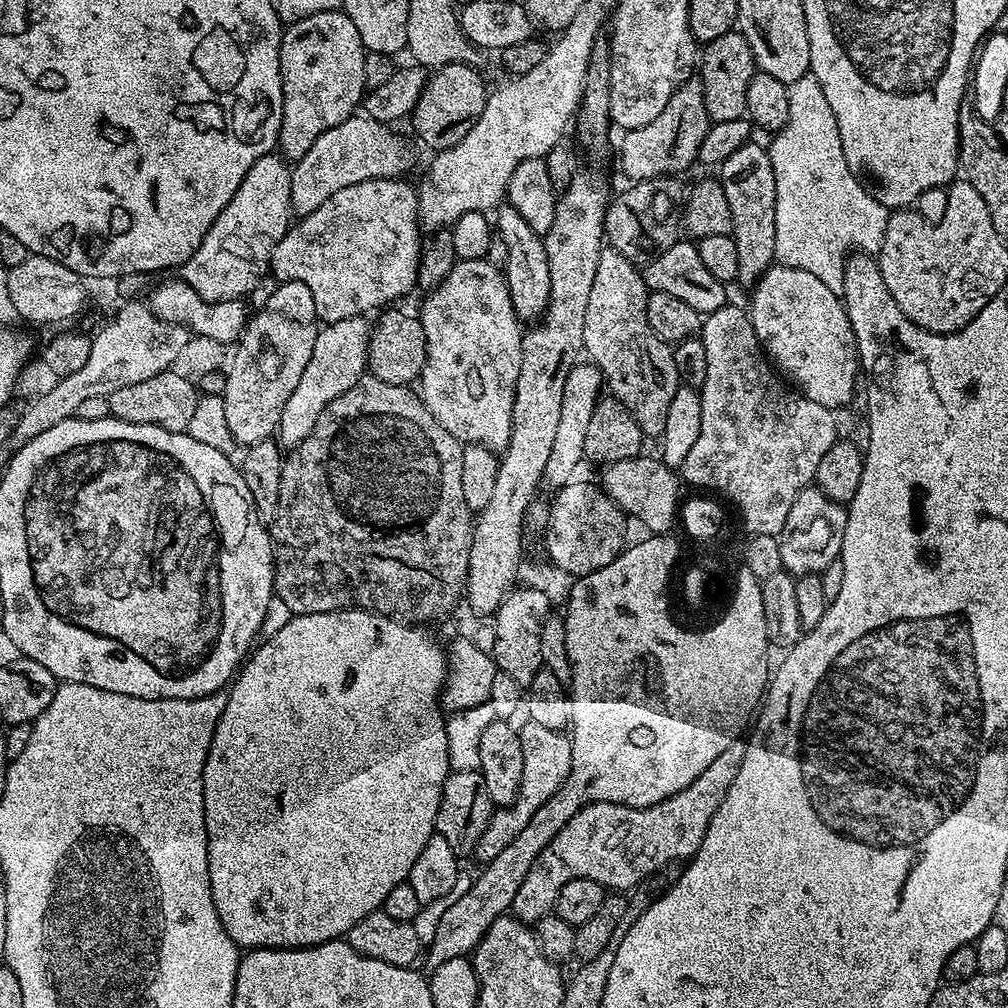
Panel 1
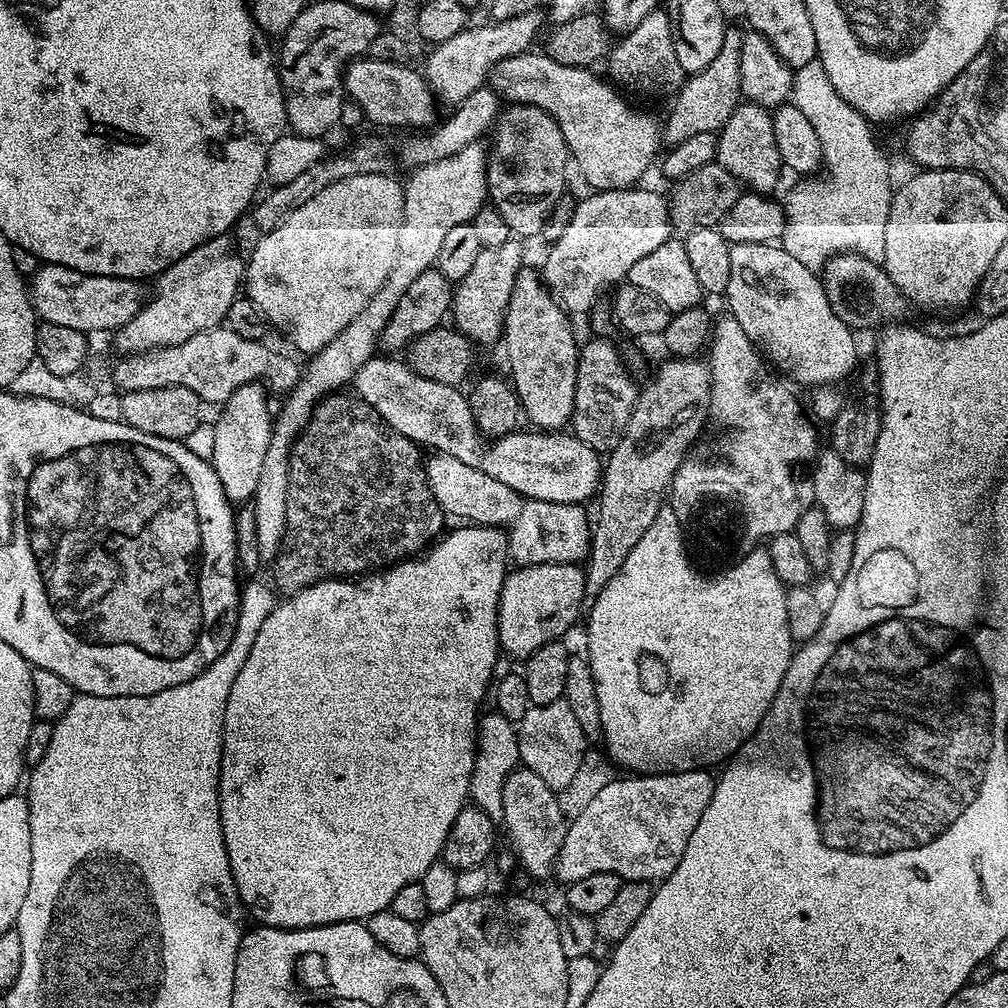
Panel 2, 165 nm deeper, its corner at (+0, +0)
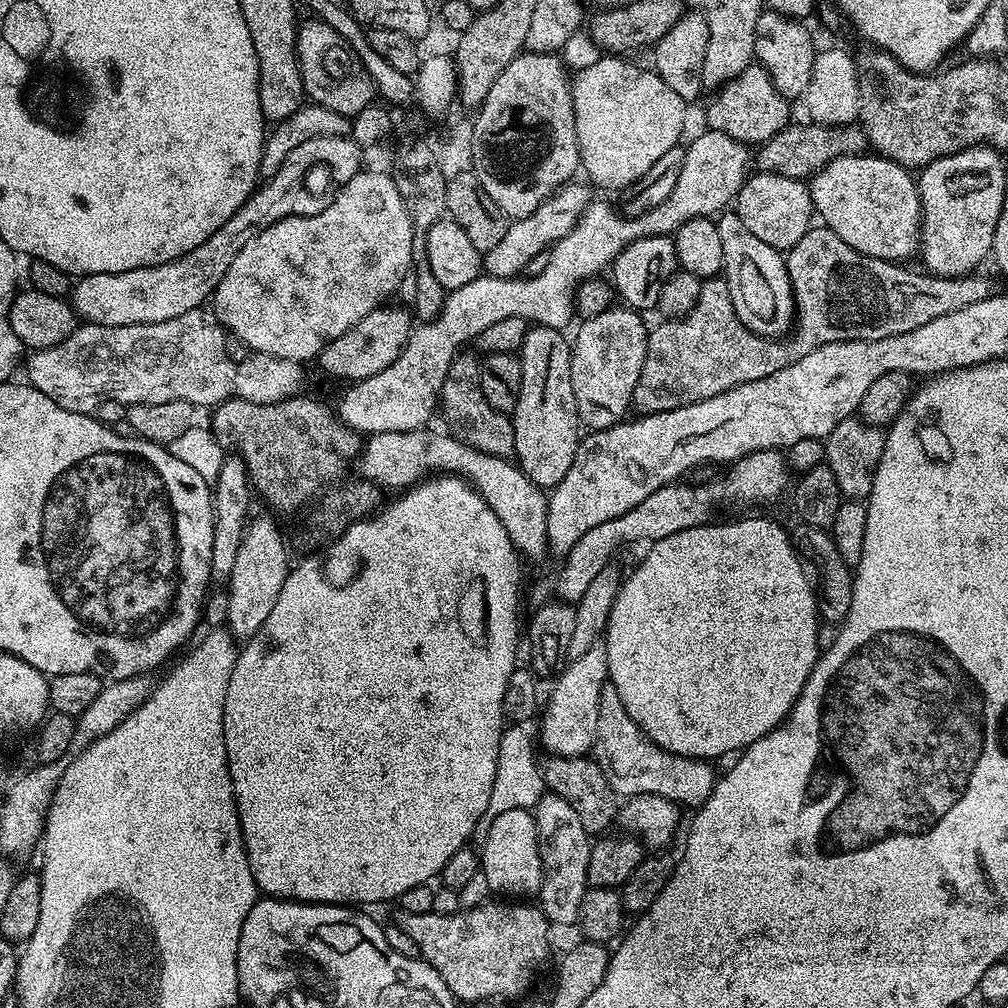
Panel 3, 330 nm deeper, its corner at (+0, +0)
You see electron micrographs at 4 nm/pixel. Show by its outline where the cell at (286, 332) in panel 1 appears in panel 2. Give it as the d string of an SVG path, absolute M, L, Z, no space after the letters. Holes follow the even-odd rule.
M258 382L239 387L224 402L218 422L213 423L214 454L210 463L218 474L219 481L222 482L225 494L234 504L239 504L244 500L249 501L258 484L274 419L265 393L267 394L265 387Z

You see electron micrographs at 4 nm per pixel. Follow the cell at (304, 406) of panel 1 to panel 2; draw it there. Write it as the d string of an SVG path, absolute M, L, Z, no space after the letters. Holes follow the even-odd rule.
M480 142L470 144L461 152L450 154L450 158L442 158L438 162L422 164L411 173L412 177L406 180L404 184L404 213L402 214L402 226L398 226L398 255L394 258L390 274L379 281L378 287L380 289L376 293L373 291L368 296L362 314L358 314L358 318L354 318L354 322L350 322L350 326L346 326L346 330L342 330L342 334L338 334L321 352L315 353L309 359L312 361L309 362L308 368L306 364L306 367L301 371L300 379L297 380L290 395L285 399L289 400L285 402L280 415L278 413L275 415L273 430L250 506L250 510L255 516L261 561L273 561L280 551L281 542L284 540L286 498L289 496L289 462L292 448L297 437L301 435L308 424L313 412L316 411L316 405L329 394L343 389L340 388L343 384L345 386L351 385L353 378L356 377L356 371L370 357L377 355L380 335L386 326L386 322L390 322L390 314L394 314L395 308L398 307L398 301L402 298L402 294L406 294L406 290L414 282L414 278L418 278L418 274L422 274L427 268L435 265L438 250L442 250L442 241L446 239L447 232L454 230L454 226L471 222L478 214L478 210L485 207L488 200L488 153L485 145L482 145L483 143Z

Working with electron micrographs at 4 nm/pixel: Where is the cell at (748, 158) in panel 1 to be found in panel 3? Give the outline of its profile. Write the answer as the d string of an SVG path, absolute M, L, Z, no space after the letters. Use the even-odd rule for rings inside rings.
M753 62L742 74L715 89L712 101L706 104L708 126L713 132L730 134L730 138L741 140L749 146L767 144L774 134L788 127L789 97L781 94L774 86L770 74L762 65Z

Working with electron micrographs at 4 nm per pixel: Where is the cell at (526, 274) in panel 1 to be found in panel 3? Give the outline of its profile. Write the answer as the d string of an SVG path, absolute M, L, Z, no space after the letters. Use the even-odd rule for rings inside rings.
M529 327L519 350L522 386L516 408L510 413L518 467L538 487L551 490L566 478L582 439L580 415L574 402L572 346L558 328Z

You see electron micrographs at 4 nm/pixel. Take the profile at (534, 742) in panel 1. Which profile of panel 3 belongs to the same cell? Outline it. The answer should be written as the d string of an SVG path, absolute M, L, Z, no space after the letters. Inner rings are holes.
M604 643L590 646L590 650L586 650L586 654L579 658L569 659L564 665L564 671L555 677L553 684L556 685L549 696L547 693L546 703L539 717L538 740L542 748L544 743L545 753L553 756L584 756L593 751L598 730L598 698L602 696L607 683L608 663Z

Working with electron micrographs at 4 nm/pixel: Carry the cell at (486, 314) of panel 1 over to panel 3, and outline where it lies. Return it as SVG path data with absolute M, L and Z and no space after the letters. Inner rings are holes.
M576 183L565 184L559 192L555 192L550 199L542 202L542 206L538 206L538 210L534 210L534 214L509 223L502 242L498 242L498 246L494 246L494 250L490 250L483 257L482 264L487 275L519 277L525 271L523 268L539 252L541 254L547 253L553 244L558 243L566 234L570 234L570 230L578 222L578 218L586 211L590 203L590 197L588 197L589 185L587 183L584 183L585 185Z

